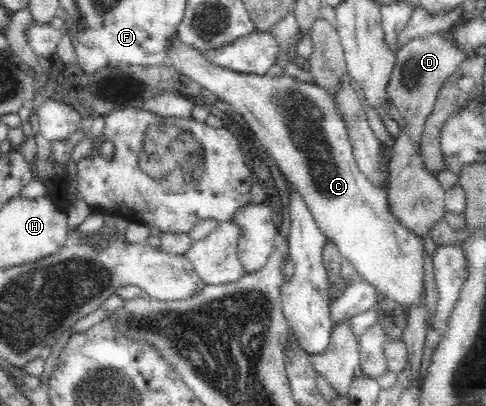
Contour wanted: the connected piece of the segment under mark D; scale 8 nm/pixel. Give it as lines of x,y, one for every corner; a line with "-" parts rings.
443,31
442,33
421,35
409,40
396,53
397,60
391,70
386,88
387,96
395,104
401,117
405,119
403,128
391,148
388,162
389,186
387,198
389,209
394,218
409,229
409,232
421,237
426,236
435,223
445,216
445,190
437,177
427,170
420,153
420,140
425,119
434,107
436,96
443,83
453,75
459,66
468,59
457,43

